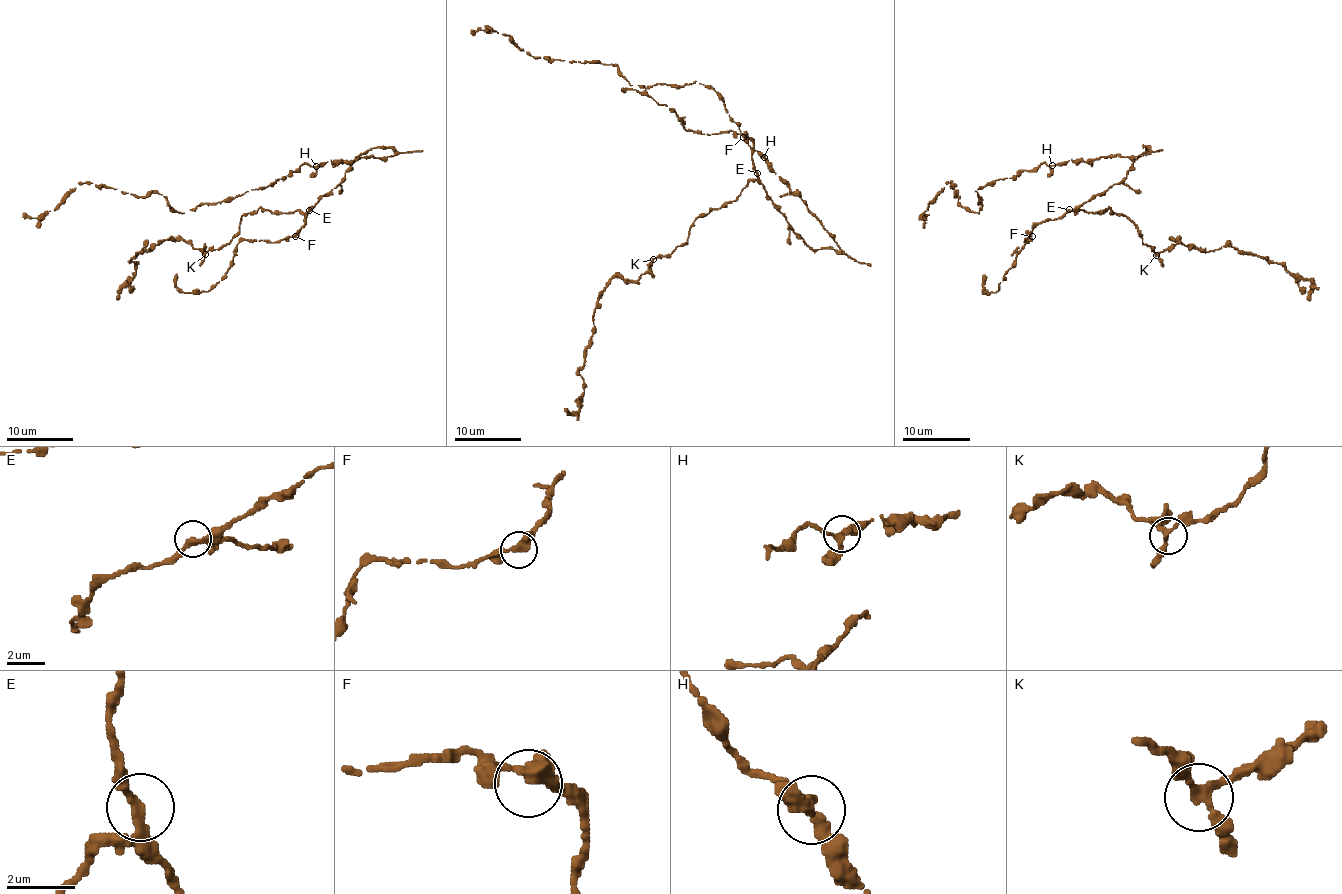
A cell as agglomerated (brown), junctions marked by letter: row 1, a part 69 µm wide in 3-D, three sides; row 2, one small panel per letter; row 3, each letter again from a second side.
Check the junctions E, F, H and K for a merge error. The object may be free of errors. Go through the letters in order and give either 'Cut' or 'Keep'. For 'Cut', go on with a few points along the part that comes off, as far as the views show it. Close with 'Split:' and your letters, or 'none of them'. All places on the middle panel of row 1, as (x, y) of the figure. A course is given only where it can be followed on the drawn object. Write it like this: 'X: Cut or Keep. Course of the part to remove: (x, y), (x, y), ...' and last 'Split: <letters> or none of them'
E: Keep
F: Keep
H: Keep
K: Keep
Split: none of them

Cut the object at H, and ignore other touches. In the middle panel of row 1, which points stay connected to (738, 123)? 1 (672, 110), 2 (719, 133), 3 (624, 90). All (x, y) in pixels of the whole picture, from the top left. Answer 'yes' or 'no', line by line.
1: no
2: no
3: no

